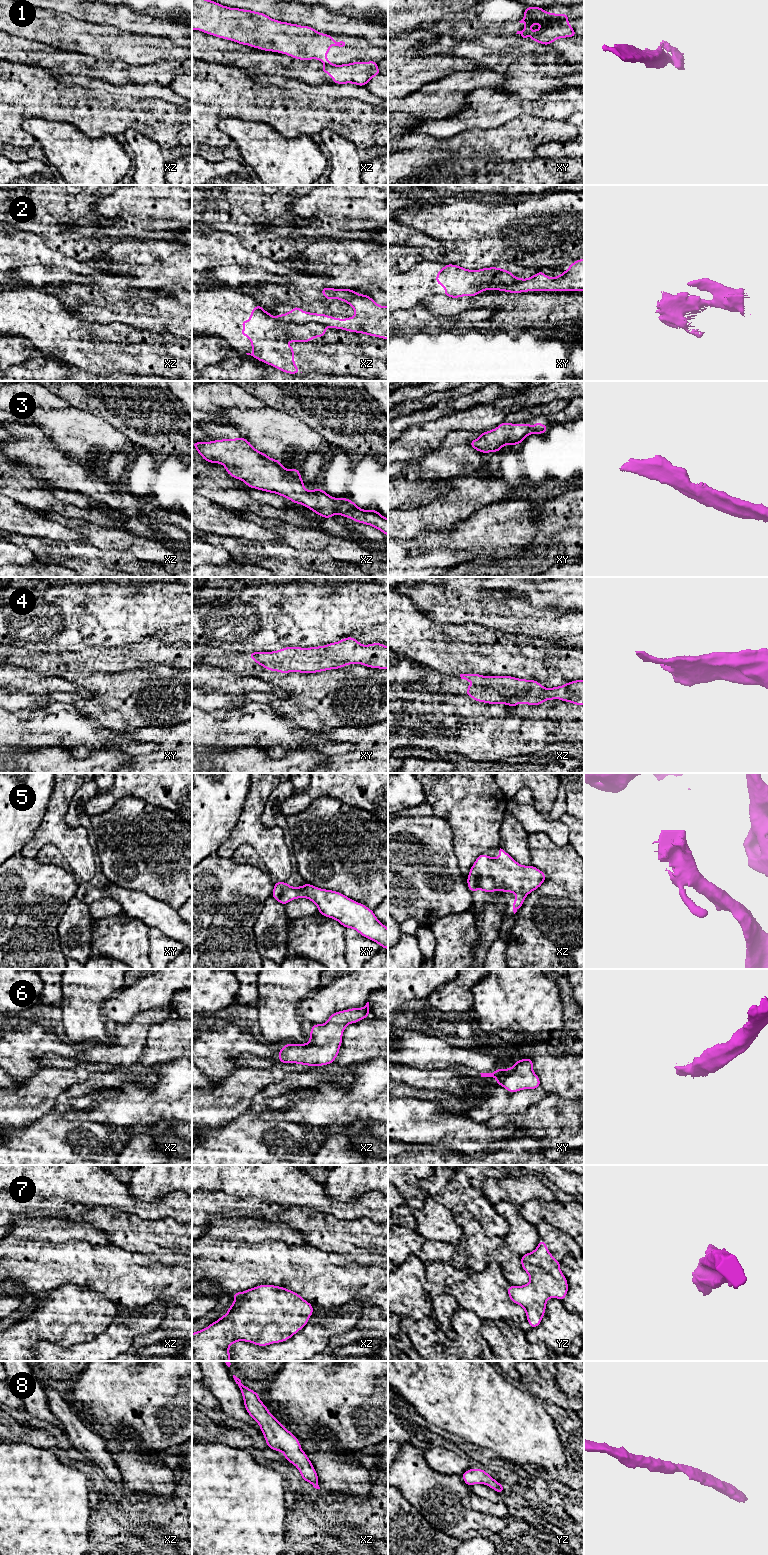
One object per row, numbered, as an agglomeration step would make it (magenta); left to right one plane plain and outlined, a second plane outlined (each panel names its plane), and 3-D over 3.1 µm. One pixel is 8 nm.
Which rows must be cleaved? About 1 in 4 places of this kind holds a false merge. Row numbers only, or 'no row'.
1, 2

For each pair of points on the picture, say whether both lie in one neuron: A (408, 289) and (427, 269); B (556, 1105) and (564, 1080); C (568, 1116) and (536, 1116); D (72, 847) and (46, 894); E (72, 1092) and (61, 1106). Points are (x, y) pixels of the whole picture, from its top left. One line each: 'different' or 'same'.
A: same
B: different
C: same
D: different
E: same

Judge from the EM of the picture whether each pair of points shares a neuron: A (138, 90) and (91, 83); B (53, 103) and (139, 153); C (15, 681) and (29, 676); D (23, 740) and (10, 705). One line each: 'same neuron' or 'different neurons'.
A: same neuron
B: different neurons
C: same neuron
D: different neurons

